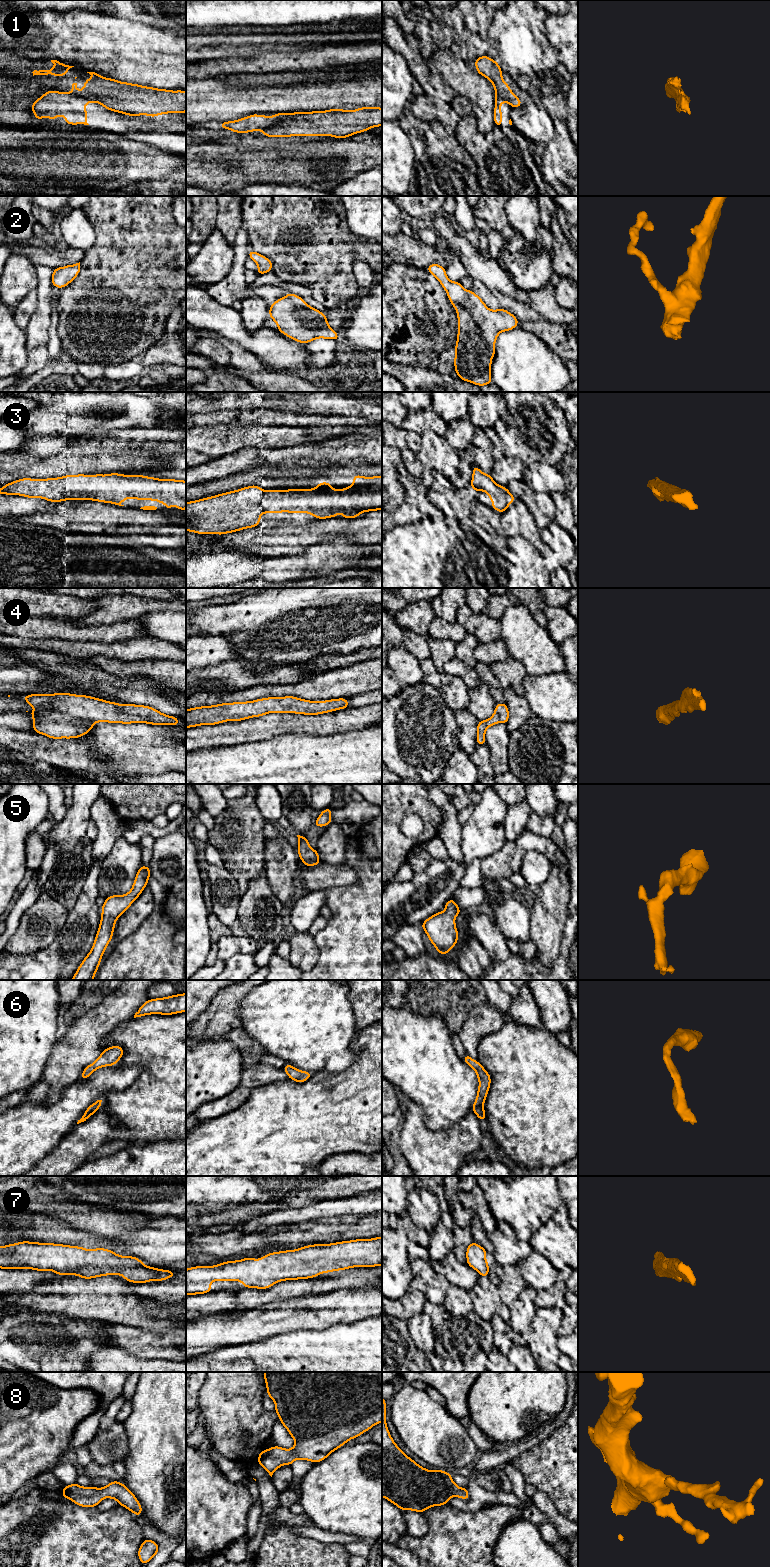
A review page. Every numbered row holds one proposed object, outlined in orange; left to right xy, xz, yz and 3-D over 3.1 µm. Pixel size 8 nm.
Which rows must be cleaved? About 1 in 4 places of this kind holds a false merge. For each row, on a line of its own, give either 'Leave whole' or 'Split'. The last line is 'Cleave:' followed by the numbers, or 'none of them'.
1: Split
2: Leave whole
3: Leave whole
4: Leave whole
5: Leave whole
6: Leave whole
7: Leave whole
8: Leave whole
Cleave: 1

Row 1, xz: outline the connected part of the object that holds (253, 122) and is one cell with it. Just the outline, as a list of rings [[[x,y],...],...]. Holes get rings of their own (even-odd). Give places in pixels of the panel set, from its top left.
[[[275,113],[272,117],[252,114],[242,119],[220,122],[220,129],[229,129],[234,133],[249,133],[267,129],[290,118],[291,113]]]

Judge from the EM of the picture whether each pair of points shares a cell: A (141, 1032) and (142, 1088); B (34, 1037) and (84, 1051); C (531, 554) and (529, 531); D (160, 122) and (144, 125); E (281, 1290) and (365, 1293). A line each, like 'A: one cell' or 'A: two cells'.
A: one cell
B: two cells
C: two cells
D: one cell
E: two cells

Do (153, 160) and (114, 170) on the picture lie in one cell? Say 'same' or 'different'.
same

